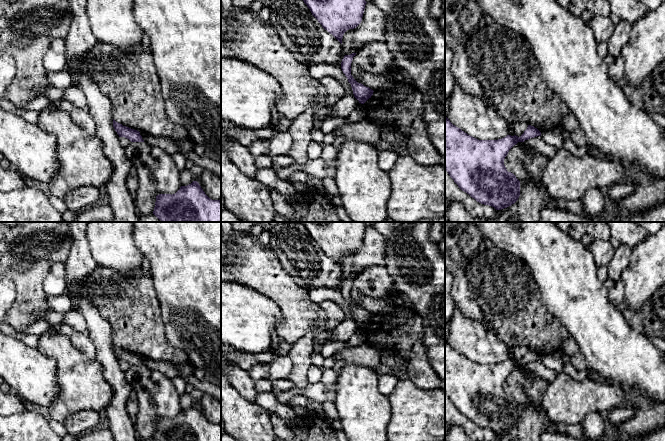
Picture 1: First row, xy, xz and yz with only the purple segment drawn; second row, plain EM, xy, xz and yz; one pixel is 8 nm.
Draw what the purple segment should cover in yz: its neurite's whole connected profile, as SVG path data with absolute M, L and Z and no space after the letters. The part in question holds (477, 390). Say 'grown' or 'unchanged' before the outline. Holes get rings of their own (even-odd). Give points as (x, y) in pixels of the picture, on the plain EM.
unchanged; M445 341L445 394L477 426L496 434L507 432L520 420L520 405L507 395L504 383L518 366L537 360L541 356L528 349L520 361L478 364Z

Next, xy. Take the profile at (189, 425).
unchanged; M199 407L181 410L175 418L159 418L153 438L156 441L221 441L221 424L210 423Z

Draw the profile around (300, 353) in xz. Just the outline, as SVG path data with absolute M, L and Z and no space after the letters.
M310 330L304 337L292 345L288 353L293 361L293 370L287 379L301 389L308 386L307 373L309 367L312 365L312 350L313 346Z

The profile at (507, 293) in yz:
M493 246L467 259L465 272L494 334L509 348L525 346L540 356L561 350L567 332L544 305L532 271L523 259Z

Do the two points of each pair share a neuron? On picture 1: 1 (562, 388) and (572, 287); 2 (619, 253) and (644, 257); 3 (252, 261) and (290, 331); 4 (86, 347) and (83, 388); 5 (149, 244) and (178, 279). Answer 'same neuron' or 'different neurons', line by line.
1: different neurons
2: different neurons
3: same neuron
4: different neurons
5: same neuron

